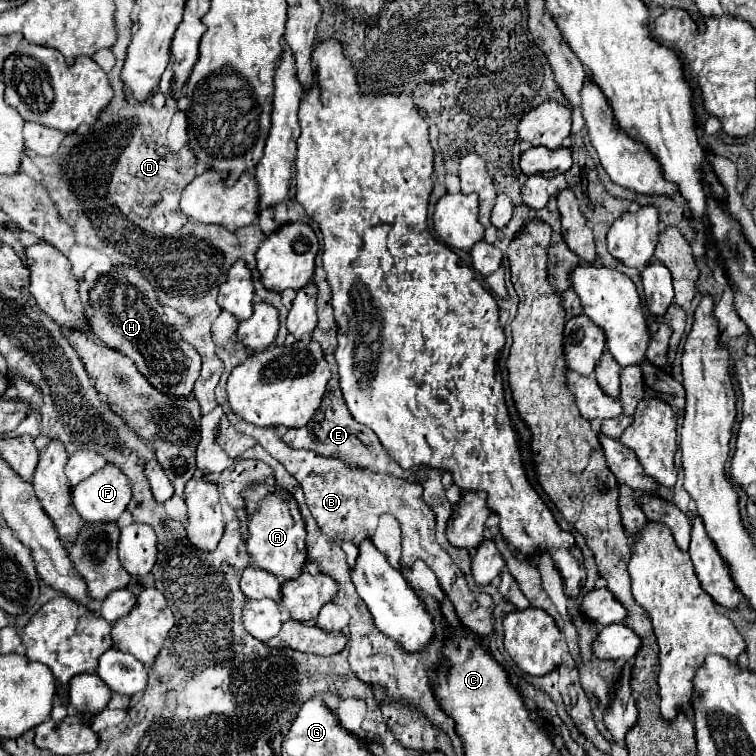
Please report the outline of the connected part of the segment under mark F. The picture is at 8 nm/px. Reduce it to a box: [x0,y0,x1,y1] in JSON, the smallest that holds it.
[72,465,132,521]

